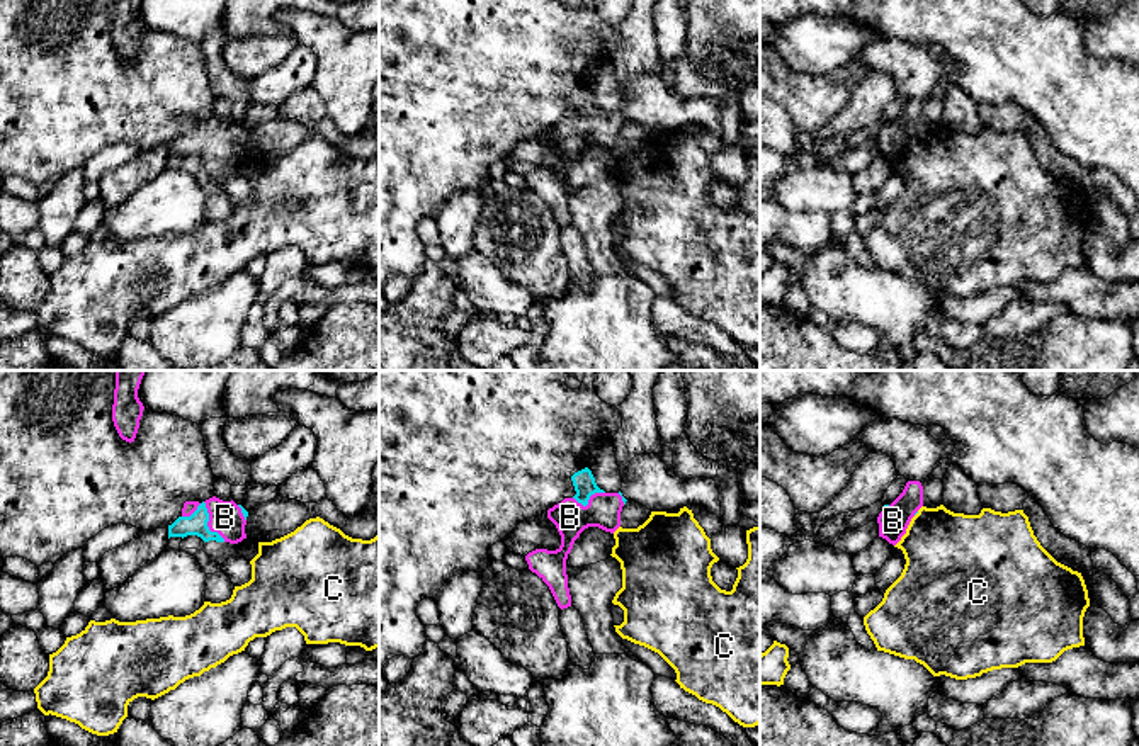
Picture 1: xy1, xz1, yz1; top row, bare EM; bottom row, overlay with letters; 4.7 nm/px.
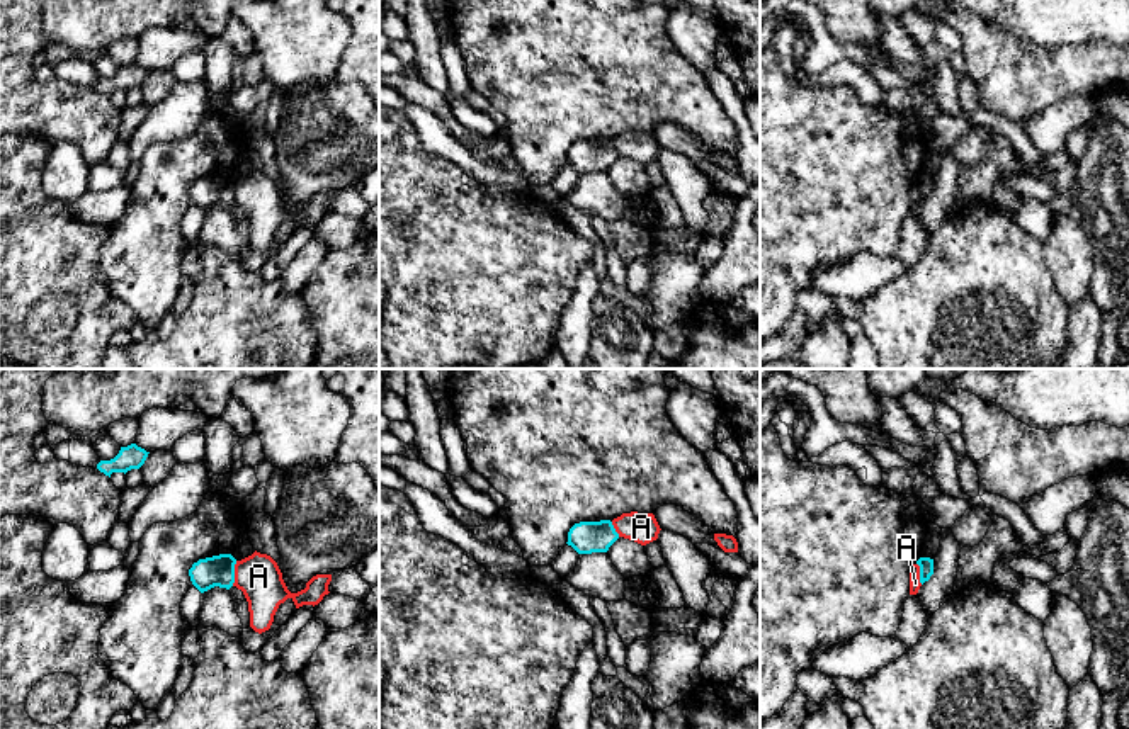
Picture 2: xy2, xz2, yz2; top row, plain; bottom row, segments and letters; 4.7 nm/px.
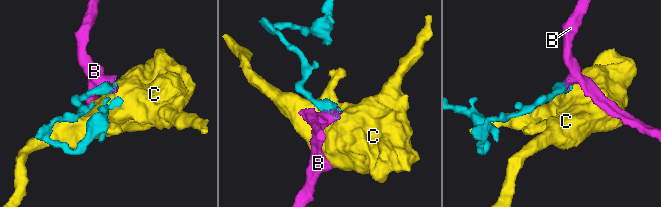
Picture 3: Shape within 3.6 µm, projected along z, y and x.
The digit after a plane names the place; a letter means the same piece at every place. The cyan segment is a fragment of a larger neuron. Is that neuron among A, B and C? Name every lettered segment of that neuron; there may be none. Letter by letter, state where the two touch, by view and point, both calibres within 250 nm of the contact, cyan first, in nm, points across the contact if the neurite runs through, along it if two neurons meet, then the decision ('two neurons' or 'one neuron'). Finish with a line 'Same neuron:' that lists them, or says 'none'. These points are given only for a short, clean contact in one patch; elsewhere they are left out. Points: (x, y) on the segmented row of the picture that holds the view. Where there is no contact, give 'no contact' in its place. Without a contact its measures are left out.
A: contact xy2 (233, 573); calibres 140 and 200 nm; border xy2 (237, 561), (232, 585); two neurons
B: contact xy1 (208, 514); calibres 100 and 160 nm; way xy1 (196, 524), (208, 514), (225, 517); one neuron
C: no contact; two neurons
Same neuron: B

